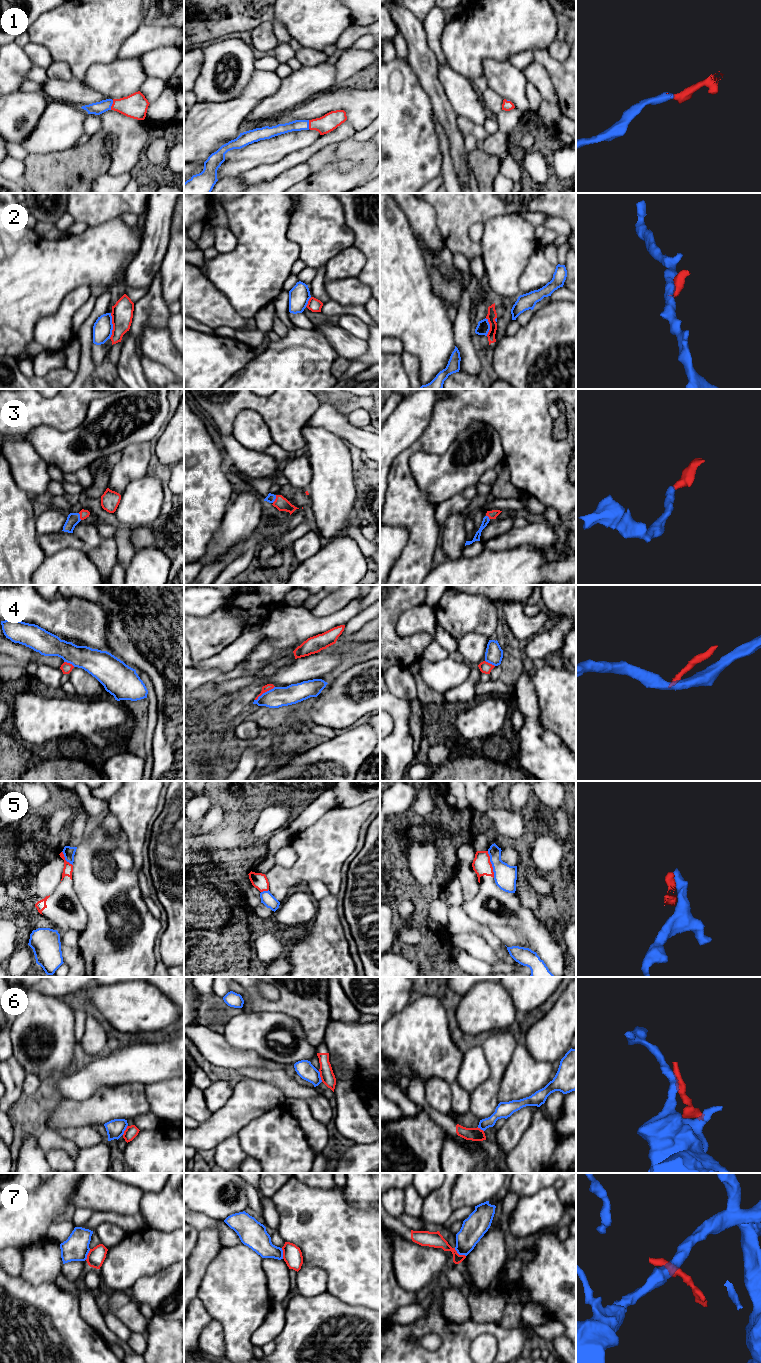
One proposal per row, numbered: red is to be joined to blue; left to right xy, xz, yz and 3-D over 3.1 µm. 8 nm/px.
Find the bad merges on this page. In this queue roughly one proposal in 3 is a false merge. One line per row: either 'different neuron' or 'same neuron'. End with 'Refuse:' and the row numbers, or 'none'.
1: same neuron
2: different neuron
3: same neuron
4: different neuron
5: different neuron
6: different neuron
7: different neuron
Refuse: 2, 4, 5, 6, 7

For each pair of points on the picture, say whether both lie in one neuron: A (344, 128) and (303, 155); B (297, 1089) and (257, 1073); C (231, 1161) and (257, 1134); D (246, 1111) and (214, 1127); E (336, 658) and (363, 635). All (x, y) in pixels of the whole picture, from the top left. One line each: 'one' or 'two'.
A: one
B: one
C: two
D: one
E: one

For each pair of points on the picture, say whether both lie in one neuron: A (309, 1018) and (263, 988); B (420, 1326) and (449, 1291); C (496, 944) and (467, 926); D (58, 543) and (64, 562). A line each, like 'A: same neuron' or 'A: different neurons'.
A: different neurons
B: different neurons
C: same neuron
D: different neurons

